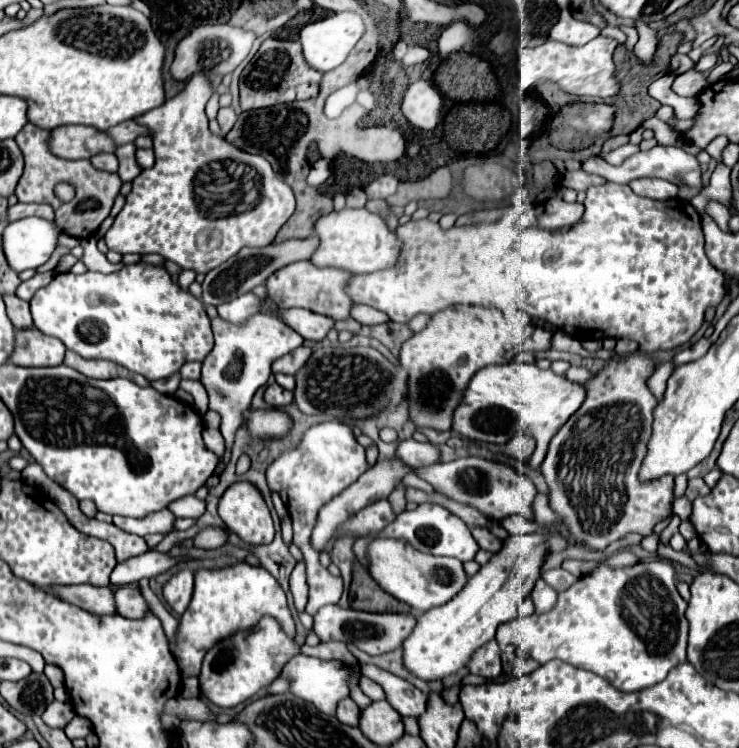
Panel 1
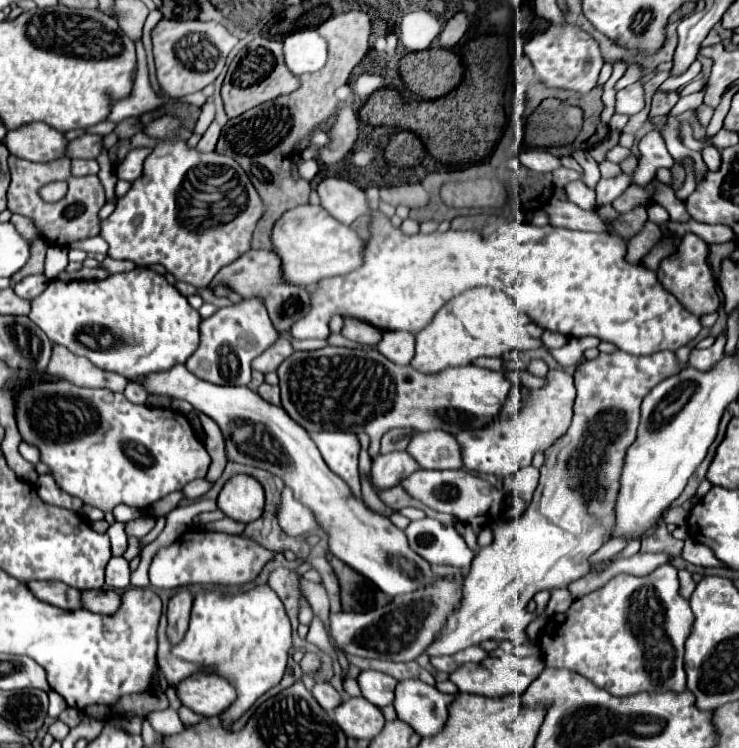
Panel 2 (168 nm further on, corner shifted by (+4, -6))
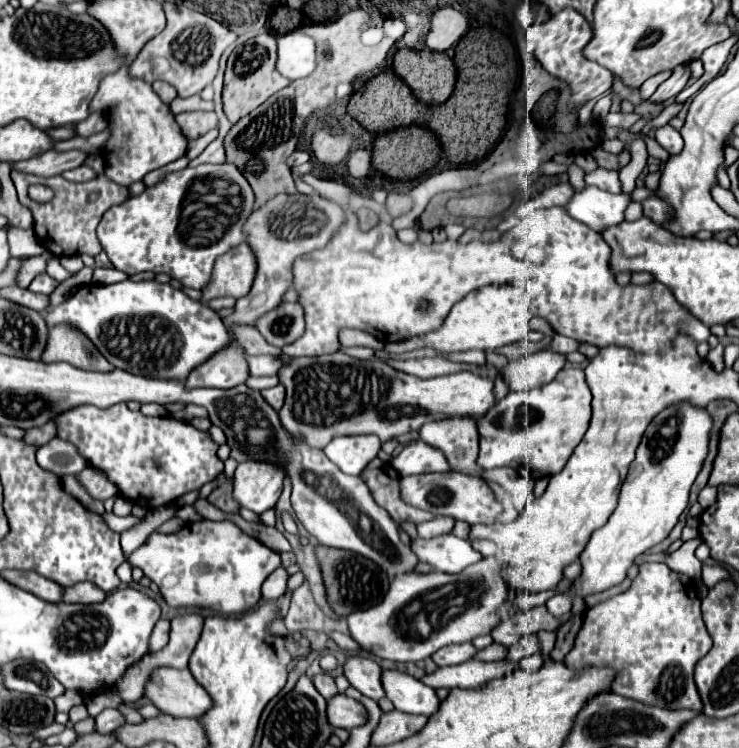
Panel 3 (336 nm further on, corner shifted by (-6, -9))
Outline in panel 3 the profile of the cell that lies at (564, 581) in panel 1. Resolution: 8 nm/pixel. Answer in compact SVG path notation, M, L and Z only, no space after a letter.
M689 401L669 405L651 421L621 487L617 509L609 517L607 525L593 531L587 549L579 557L583 565L581 577L569 593L549 599L547 609L553 617L561 617L571 611L573 593L585 597L589 593L605 591L613 585L619 585L625 579L625 573L631 567L633 559L653 545L661 543L671 533L679 515L689 505L691 485L697 479L703 461L707 459L711 429L713 419L709 417L707 409L697 409Z

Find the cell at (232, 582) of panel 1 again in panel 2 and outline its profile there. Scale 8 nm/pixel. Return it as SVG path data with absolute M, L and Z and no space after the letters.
M265 584L241 594L197 594L187 634L177 646L171 646L165 638L165 616L161 616L157 630L157 662L171 684L177 684L179 680L203 668L211 668L235 686L237 698L233 706L219 714L221 726L225 730L231 730L233 722L237 722L261 694L281 682L287 668L289 648L289 618L279 596L273 594L273 590Z

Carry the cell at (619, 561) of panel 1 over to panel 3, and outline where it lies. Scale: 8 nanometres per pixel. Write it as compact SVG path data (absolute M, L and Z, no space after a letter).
M695 537L695 539L689 539L681 545L681 549L673 551L673 553L645 553L645 555L639 555L635 559L635 565L643 565L643 563L665 563L667 567L671 567L673 571L677 573L683 573L695 581L701 579L701 561L697 561L695 557L695 549L701 545L701 537Z

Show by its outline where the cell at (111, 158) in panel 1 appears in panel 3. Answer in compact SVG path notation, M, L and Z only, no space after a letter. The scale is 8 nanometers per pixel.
M83 165L83 167L75 167L75 169L71 169L71 171L65 171L63 173L63 177L67 179L67 181L89 181L89 179L93 179L97 173L95 173L95 169L93 167L89 167L89 165Z

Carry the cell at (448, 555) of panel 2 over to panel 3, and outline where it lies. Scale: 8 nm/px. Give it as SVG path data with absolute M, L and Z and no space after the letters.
M445 533L435 539L417 537L411 543L411 549L417 553L419 561L429 563L435 571L443 573L461 573L465 567L483 559L483 555L475 551L469 541L459 539L453 533Z

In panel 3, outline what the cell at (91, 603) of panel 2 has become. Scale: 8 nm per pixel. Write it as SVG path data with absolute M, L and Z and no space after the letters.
M79 583L73 587L65 589L65 603L83 603L83 605L93 605L93 603L103 603L107 599L107 593L103 593L97 585L91 583Z

